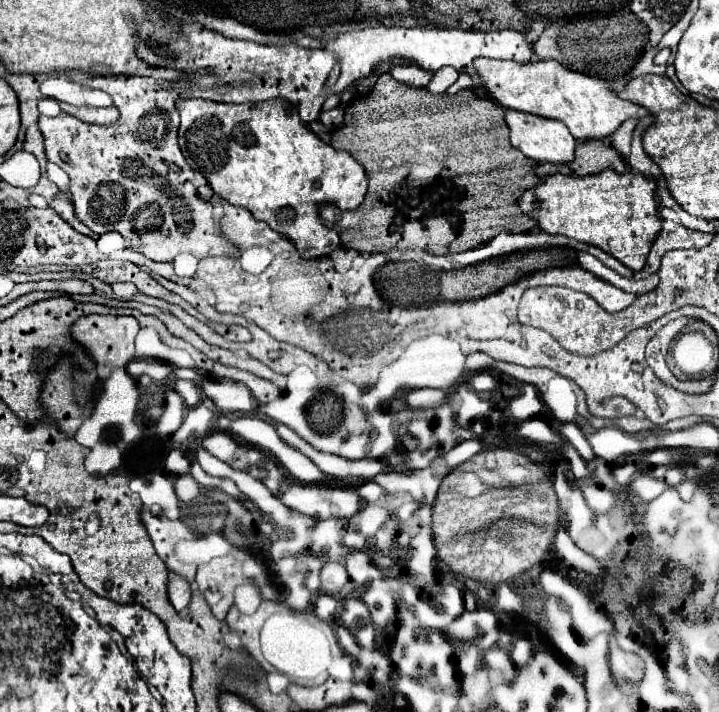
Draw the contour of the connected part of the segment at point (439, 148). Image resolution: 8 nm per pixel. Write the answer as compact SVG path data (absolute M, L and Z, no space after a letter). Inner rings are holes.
M384 73L378 77L374 89L366 97L360 97L346 107L344 123L340 129L336 129L332 133L330 145L334 149L346 149L348 153L352 153L356 157L356 161L366 169L366 177L368 177L368 193L366 193L364 203L356 211L352 211L352 215L338 215L338 219L336 219L336 225L340 229L338 233L340 233L342 245L346 249L356 249L360 253L380 253L380 251L388 251L388 249L426 249L428 253L434 253L434 255L446 255L446 253L460 253L460 251L484 245L490 239L494 239L500 231L524 233L536 225L536 219L524 215L520 211L520 207L516 205L516 201L524 189L530 189L540 183L540 179L532 171L532 165L536 165L536 163L532 163L530 159L524 159L524 155L520 155L508 143L508 125L504 123L504 109L500 105L496 105L494 101L490 101L488 97L478 97L470 89L462 89L456 95L430 93L428 89L408 87L408 85L396 81L390 73ZM376 107L400 107L400 115L388 115L388 119L384 119L384 115L372 115L372 111L376 111Z

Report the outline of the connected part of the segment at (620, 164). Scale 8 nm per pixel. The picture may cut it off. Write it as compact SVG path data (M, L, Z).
M590 139L582 141L576 147L576 159L570 163L570 169L584 177L584 175L596 175L606 169L612 169L616 173L626 171L626 161L624 157L606 141L600 139Z

